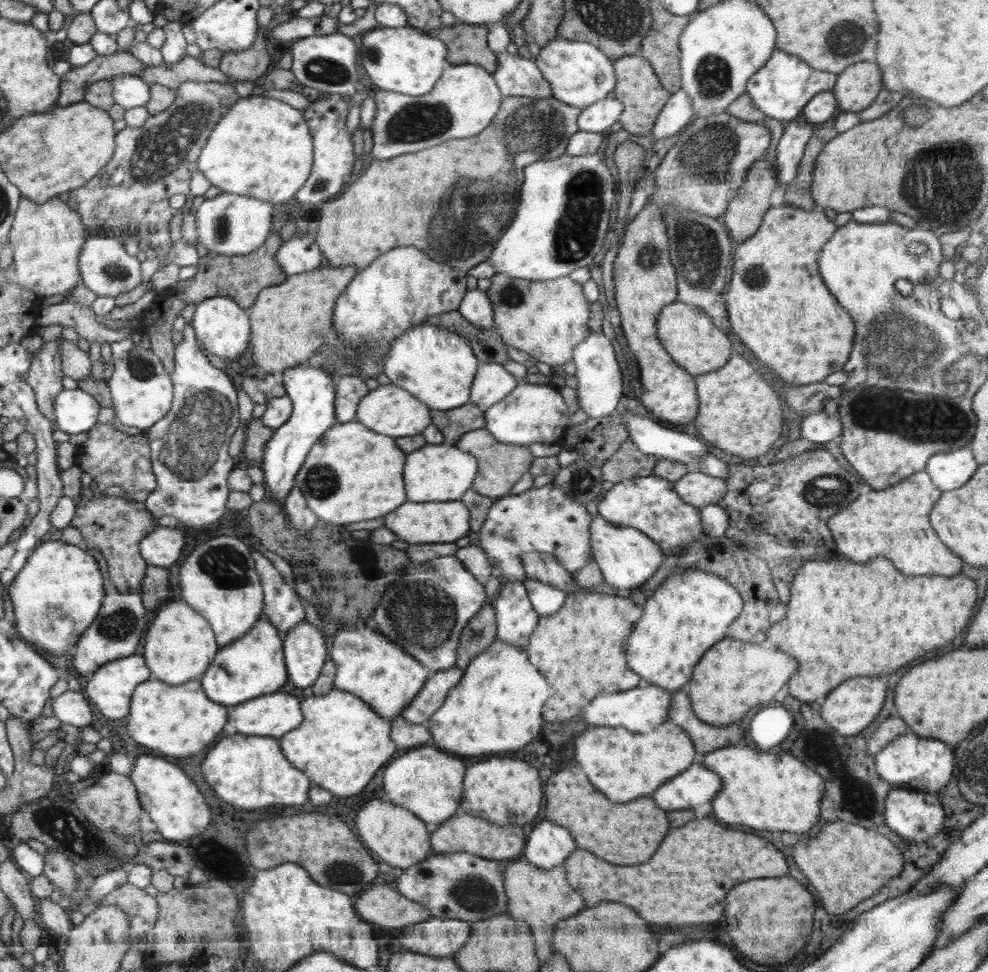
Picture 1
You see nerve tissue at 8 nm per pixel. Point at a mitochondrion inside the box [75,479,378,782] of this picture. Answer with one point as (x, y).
(224, 564)

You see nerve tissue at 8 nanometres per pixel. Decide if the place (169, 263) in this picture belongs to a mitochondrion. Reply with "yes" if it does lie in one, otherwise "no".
no

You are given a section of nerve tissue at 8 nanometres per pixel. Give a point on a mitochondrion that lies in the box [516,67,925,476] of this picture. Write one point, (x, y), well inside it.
(577, 228)

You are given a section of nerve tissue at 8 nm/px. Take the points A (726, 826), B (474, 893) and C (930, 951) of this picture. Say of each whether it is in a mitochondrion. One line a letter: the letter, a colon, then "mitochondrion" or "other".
A: other
B: mitochondrion
C: other

